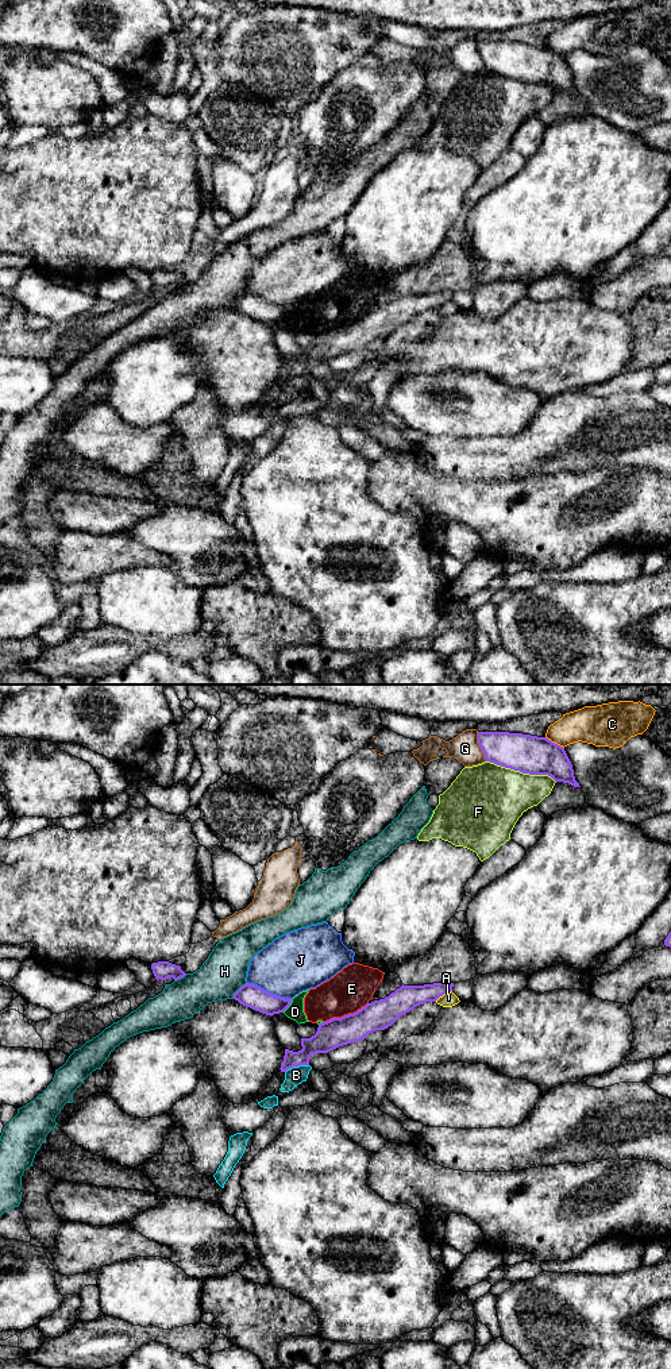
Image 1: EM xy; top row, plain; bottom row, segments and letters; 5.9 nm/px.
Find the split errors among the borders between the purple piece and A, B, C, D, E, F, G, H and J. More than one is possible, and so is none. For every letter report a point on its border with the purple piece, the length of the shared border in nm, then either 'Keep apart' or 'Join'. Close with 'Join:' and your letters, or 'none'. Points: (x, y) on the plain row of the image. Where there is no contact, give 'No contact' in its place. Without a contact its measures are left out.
A: Touches purple at xy (443, 303). Shared border 120 nm. Keep apart
B: Touches purple at xy (296, 374). Shared border 150 nm. Keep apart
C: Touches purple at xy (554, 51). Shared border 130 nm. Keep apart
D: Touches purple at xy (288, 315). Shared border 100 nm. Keep apart
E: Touches purple at xy (344, 324). Shared border 300 nm. Keep apart
F: Touches purple at xy (521, 80). Shared border 440 nm. Keep apart
G: Touches purple at xy (479, 54). Shared border 190 nm. Keep apart
H: Touches purple at xy (238, 299). Shared border 130 nm. Keep apart
J: Touches purple at xy (267, 301). Shared border 280 nm. Keep apart
Join: none

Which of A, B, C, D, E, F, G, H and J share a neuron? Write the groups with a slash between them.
A / B / C / D E / F / G / H / J

